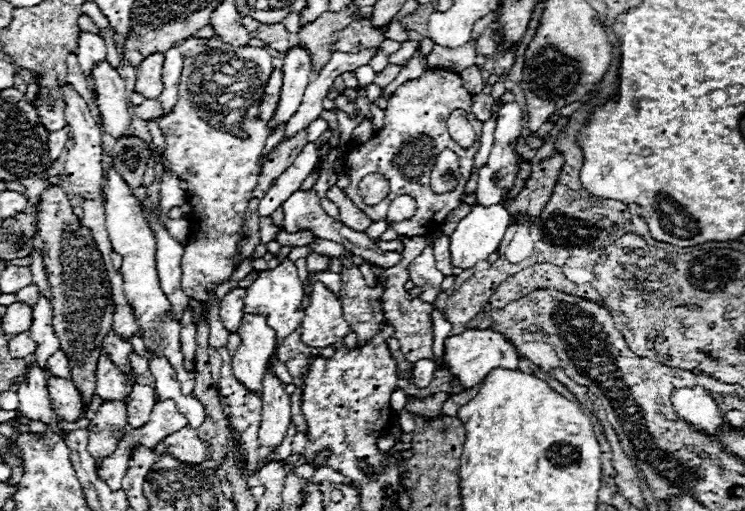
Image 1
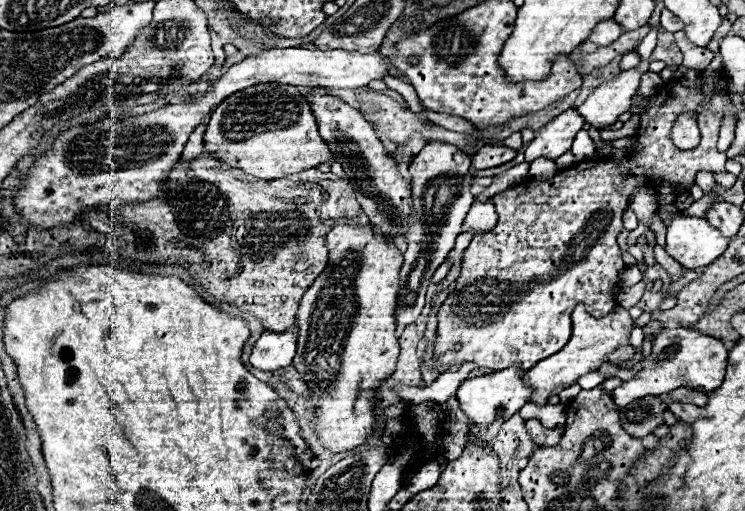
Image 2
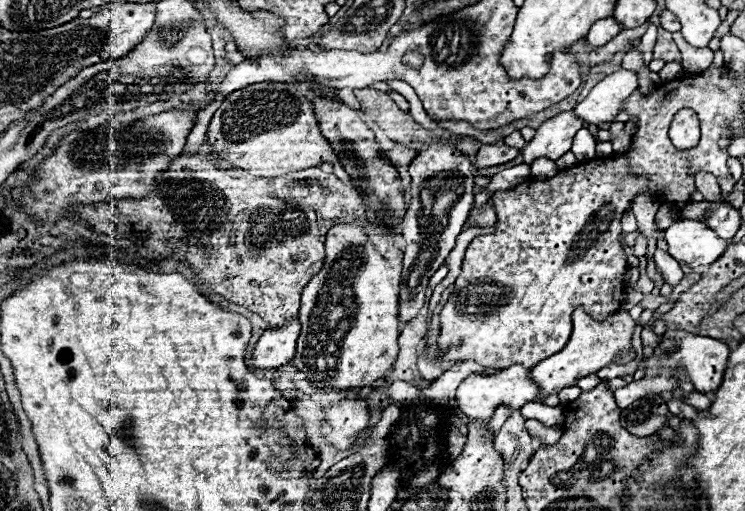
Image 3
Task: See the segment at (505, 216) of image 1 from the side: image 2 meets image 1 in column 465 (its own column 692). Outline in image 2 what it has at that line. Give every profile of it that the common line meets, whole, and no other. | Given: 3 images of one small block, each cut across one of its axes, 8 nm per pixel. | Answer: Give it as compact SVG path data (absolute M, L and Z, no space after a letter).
M680 212L672 214L672 222L666 228L666 252L678 260L684 268L698 268L698 266L708 266L712 264L718 256L722 256L722 252L728 248L728 238L720 236L720 232L716 228L712 228L706 218L690 218L684 216Z

